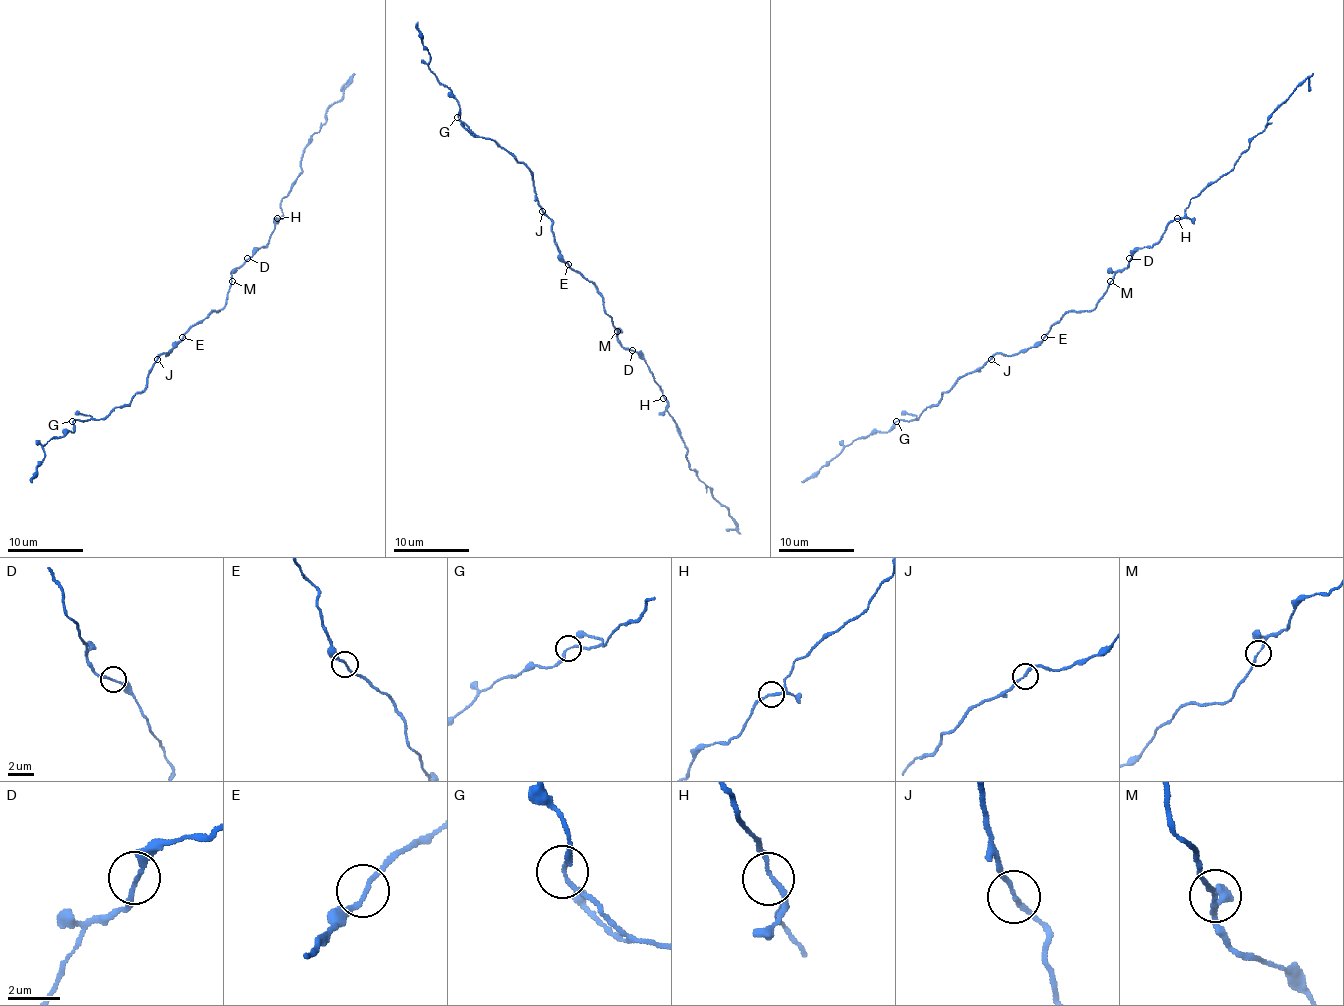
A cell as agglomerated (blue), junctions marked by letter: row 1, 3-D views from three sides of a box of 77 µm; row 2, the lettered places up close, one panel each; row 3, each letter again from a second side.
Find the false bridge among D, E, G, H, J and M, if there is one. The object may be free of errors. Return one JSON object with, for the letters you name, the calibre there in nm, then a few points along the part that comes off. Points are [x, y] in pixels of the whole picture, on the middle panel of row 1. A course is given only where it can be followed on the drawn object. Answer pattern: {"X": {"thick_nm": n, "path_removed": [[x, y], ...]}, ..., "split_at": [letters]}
{"split_at": []}

